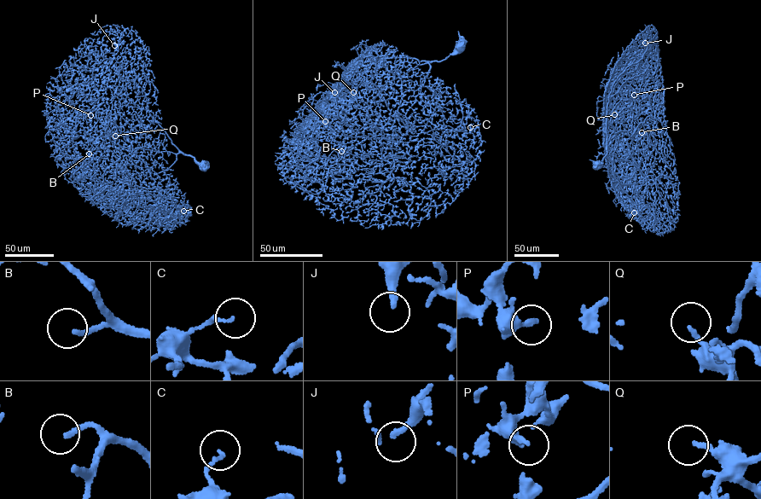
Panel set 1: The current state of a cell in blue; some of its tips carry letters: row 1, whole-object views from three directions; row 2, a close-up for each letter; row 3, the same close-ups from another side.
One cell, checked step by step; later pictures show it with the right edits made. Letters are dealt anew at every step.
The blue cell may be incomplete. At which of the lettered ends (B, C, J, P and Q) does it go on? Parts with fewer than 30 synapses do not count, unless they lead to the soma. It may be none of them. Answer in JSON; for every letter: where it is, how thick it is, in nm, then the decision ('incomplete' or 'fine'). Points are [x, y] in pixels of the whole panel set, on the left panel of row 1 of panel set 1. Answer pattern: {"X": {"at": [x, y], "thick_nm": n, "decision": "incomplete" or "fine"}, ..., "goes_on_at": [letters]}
{"B": {"at": [89, 153], "thick_nm": 180, "decision": "incomplete"}, "C": {"at": [183, 211], "thick_nm": 100, "decision": "fine"}, "J": {"at": [114, 45], "thick_nm": 160, "decision": "incomplete"}, "P": {"at": [90, 115], "thick_nm": 160, "decision": "fine"}, "Q": {"at": [115, 136], "thick_nm": 170, "decision": "fine"}, "goes_on_at": ["B", "J"]}

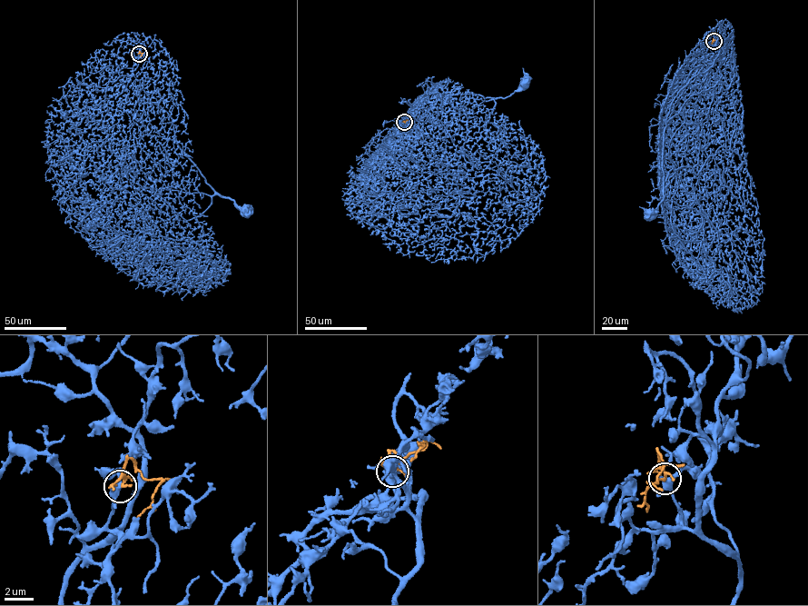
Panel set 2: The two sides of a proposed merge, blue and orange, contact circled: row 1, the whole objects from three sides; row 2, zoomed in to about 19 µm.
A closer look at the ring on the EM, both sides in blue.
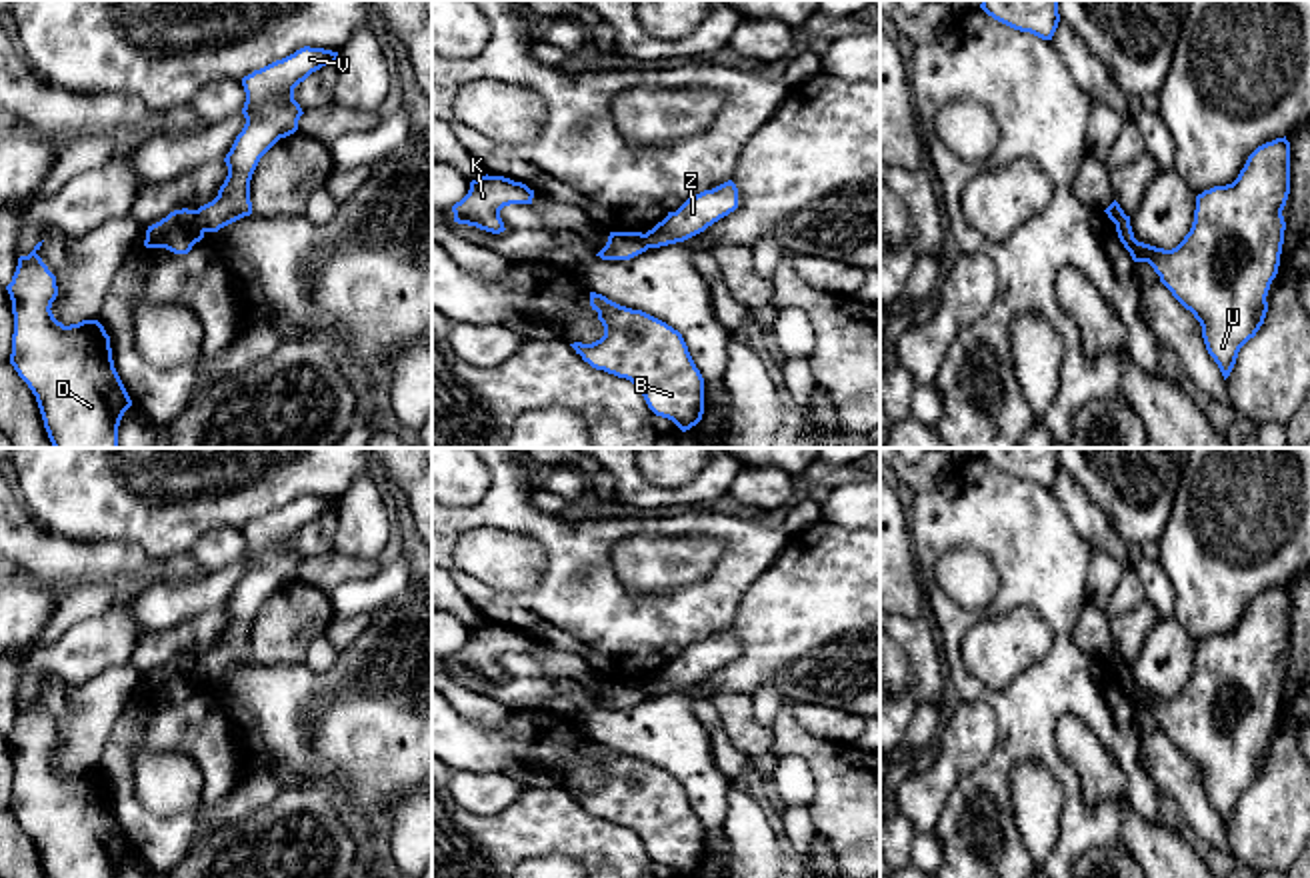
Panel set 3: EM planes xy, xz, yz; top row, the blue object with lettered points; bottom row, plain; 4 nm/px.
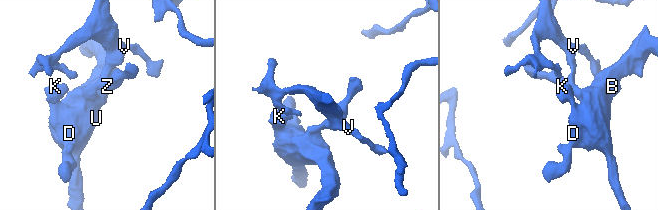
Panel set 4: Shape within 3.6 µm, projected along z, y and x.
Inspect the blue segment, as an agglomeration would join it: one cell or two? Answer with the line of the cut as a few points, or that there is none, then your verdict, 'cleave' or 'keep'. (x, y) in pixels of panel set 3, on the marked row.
cut in xy along (194, 210), (204, 230); cleave

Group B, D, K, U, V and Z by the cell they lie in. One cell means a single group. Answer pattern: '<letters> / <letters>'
B D K U / V Z

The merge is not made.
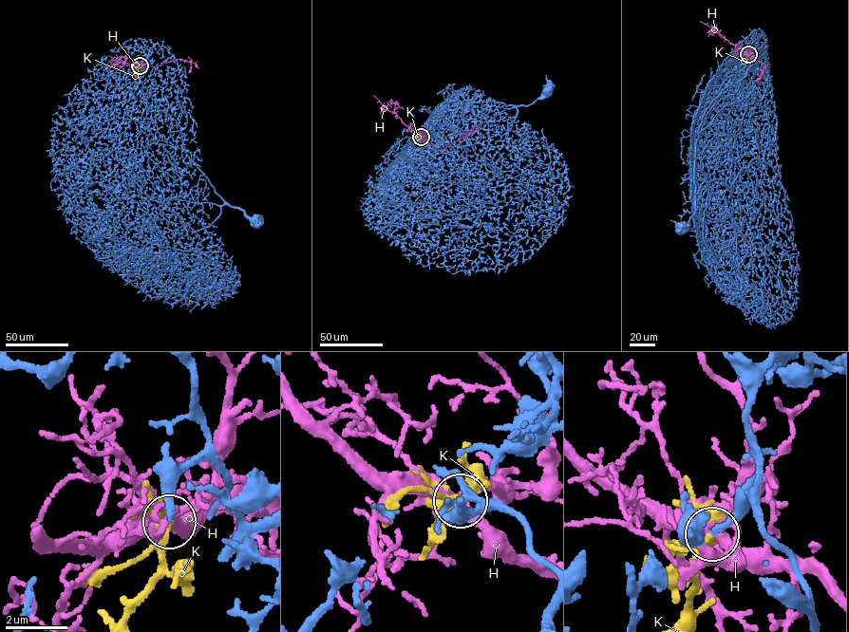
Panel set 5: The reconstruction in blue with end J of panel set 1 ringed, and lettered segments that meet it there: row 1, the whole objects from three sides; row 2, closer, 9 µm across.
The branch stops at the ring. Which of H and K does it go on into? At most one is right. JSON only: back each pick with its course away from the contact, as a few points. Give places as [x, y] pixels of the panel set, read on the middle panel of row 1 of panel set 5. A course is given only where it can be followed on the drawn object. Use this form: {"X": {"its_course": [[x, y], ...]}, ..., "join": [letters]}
{"K": {"its_course": [[420, 137], [408, 127]]}, "join": ["K"]}

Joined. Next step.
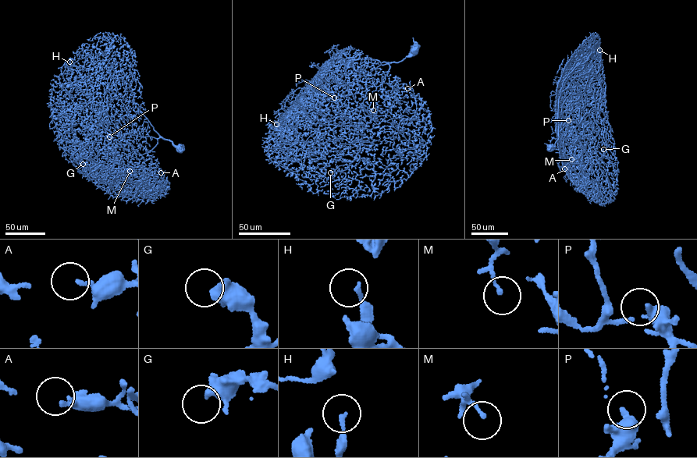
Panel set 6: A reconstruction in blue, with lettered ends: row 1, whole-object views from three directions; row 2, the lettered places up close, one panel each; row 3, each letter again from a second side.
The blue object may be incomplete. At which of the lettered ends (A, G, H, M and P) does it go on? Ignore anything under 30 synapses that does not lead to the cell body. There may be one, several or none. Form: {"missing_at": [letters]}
{"missing_at": []}

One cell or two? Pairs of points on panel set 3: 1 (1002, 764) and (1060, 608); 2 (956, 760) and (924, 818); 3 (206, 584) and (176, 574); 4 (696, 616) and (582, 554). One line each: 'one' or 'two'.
1: one
2: one
3: two
4: one

